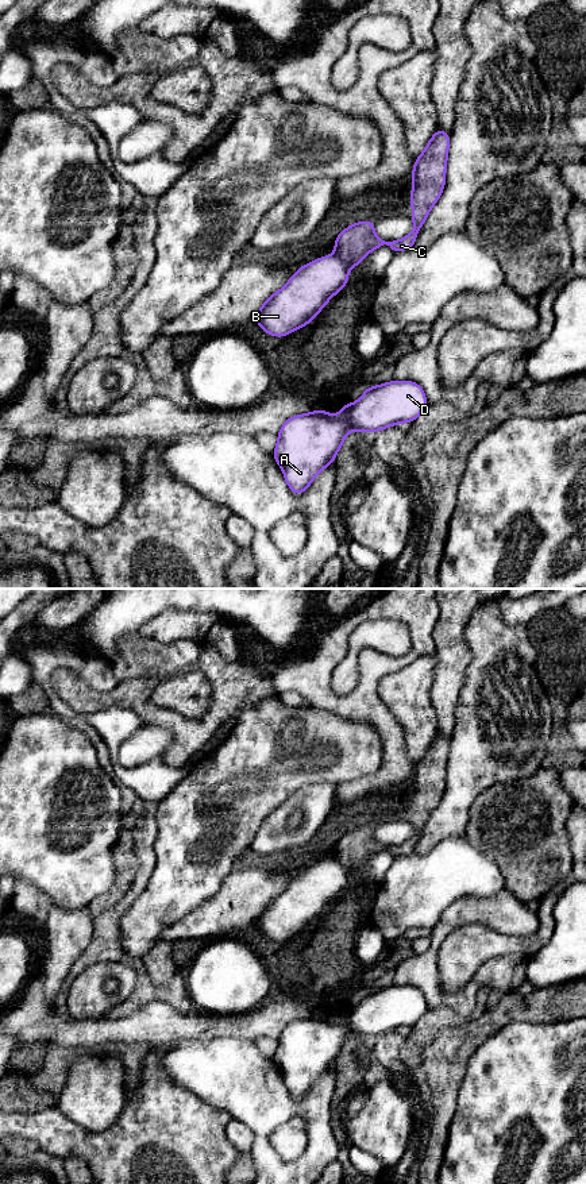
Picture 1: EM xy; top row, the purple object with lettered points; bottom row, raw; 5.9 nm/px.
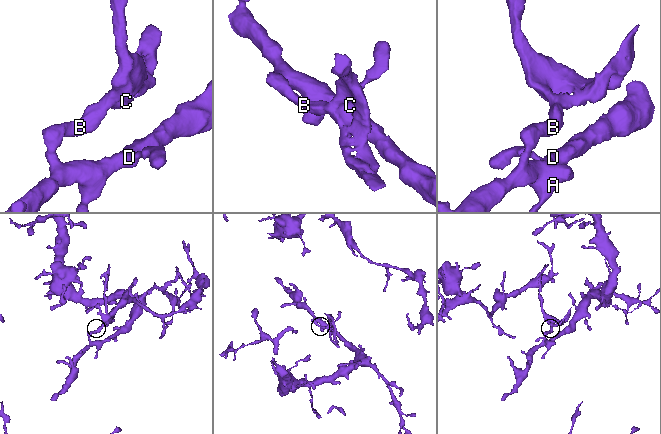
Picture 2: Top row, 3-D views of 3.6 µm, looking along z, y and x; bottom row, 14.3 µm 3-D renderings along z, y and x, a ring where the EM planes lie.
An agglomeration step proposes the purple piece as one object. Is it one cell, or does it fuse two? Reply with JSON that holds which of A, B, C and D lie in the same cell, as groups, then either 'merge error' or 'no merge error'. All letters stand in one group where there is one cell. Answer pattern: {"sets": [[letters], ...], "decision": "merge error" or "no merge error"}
{"sets": [["A", "B", "D"], ["C"]], "decision": "merge error"}

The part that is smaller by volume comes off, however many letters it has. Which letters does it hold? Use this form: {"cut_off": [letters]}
{"cut_off": ["C"]}

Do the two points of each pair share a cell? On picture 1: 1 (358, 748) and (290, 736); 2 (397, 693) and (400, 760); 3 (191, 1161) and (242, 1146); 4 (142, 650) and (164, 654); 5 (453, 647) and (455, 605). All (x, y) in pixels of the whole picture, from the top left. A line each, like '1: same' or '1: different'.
1: same
2: different
3: different
4: same
5: same

